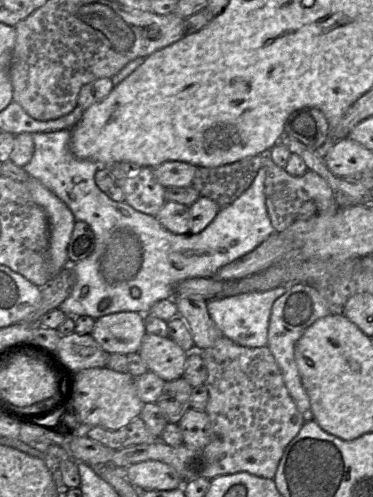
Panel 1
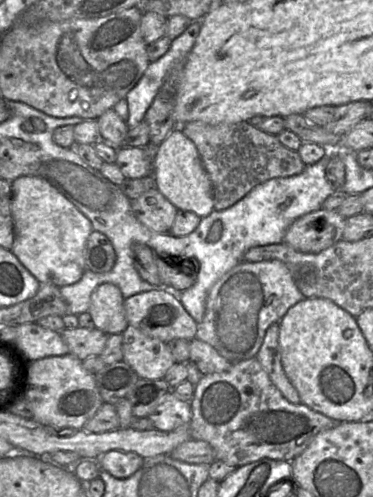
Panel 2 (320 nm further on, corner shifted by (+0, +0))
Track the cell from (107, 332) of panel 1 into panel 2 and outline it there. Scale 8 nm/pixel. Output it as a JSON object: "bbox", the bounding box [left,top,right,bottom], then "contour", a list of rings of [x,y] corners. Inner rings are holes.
{"bbox":[60,326,108,360],"contour":[[[79,326],[74,329],[65,327],[60,333],[69,352],[80,360],[89,356],[100,356],[108,338],[108,334],[96,327],[82,328]]]}

